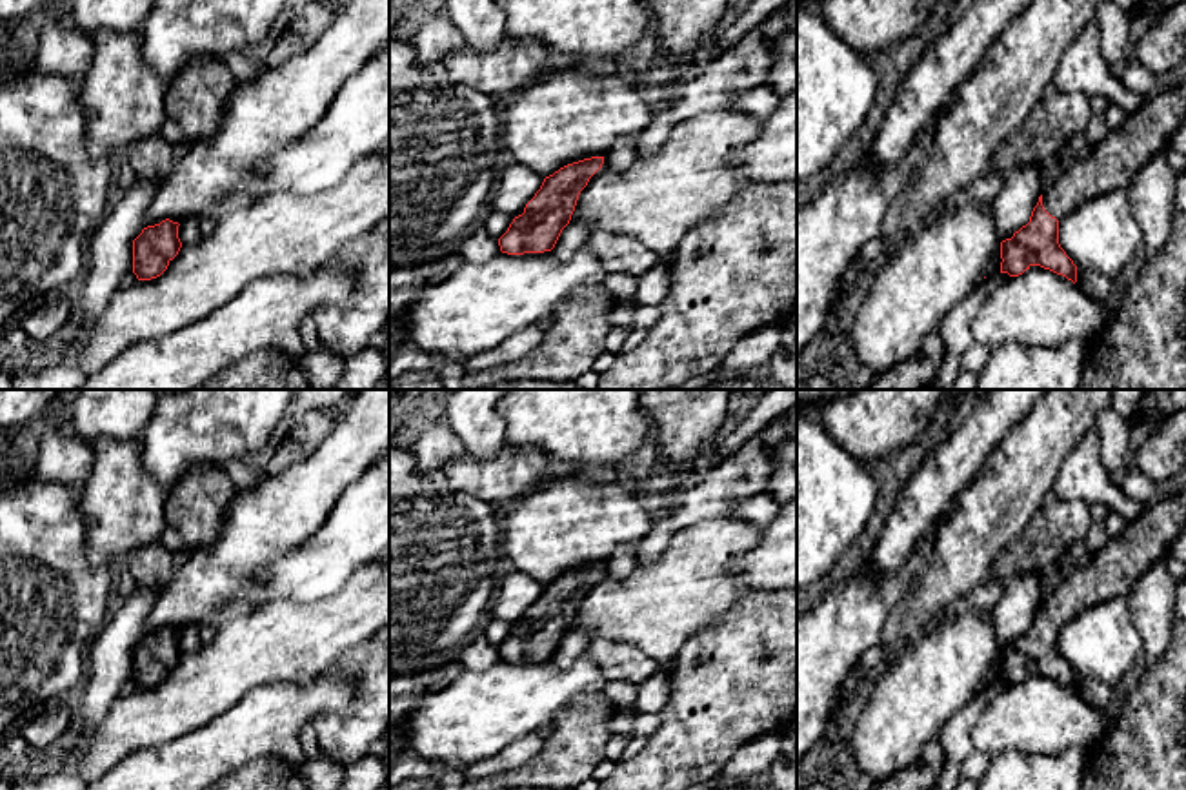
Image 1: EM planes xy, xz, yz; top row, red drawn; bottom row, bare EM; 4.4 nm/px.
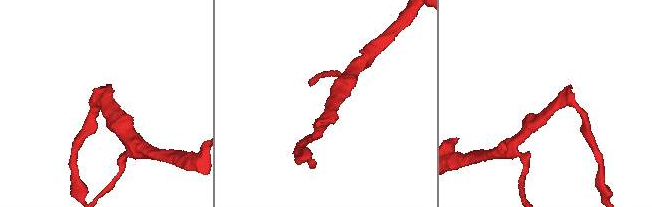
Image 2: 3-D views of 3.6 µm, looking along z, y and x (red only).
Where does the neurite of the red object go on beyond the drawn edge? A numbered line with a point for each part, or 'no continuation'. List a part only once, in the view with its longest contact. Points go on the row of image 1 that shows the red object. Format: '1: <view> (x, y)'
1: yz (1114, 162)

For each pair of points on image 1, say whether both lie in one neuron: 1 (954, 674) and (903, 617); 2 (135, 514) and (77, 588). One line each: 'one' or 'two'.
1: two
2: two

